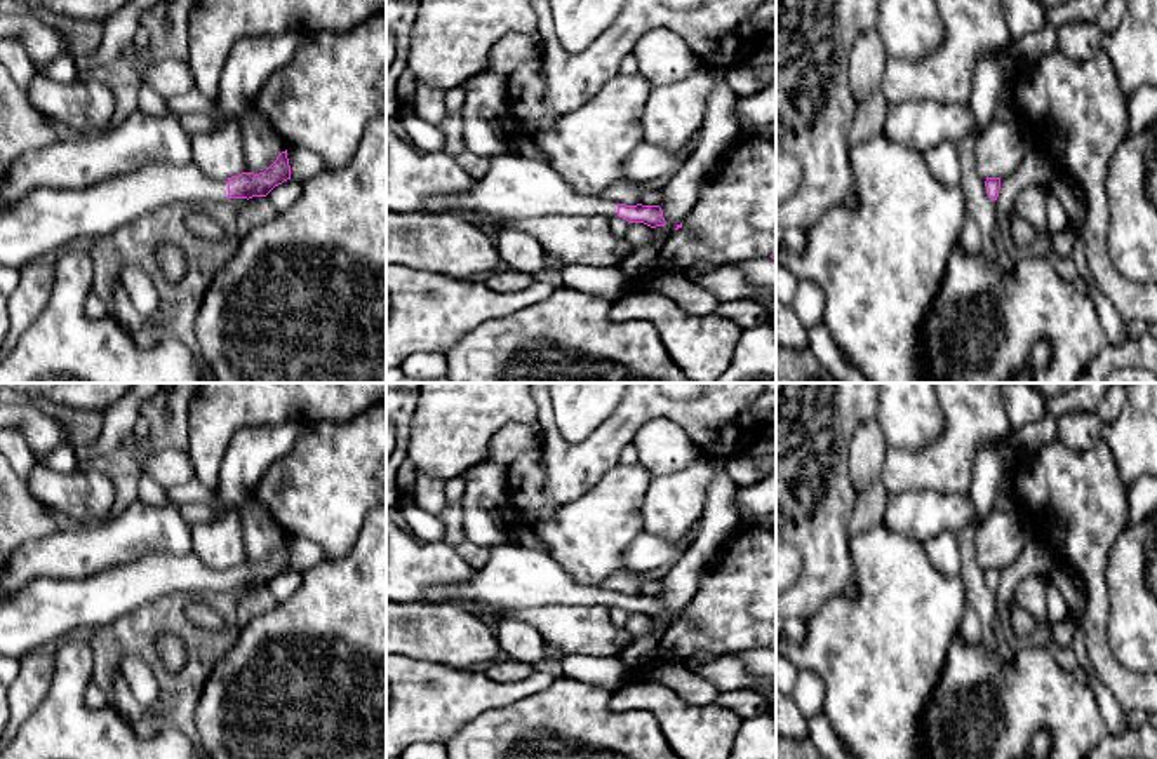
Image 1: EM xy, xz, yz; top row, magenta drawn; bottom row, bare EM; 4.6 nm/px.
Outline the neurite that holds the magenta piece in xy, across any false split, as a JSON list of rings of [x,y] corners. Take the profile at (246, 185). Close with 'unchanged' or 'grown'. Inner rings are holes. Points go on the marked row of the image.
[[[287,150],[259,174],[242,172],[238,176],[212,179],[205,176],[195,162],[188,165],[150,165],[134,174],[101,181],[80,190],[42,186],[28,191],[12,207],[0,209],[0,263],[23,266],[50,256],[68,244],[108,235],[143,214],[153,212],[176,202],[207,202],[221,198],[266,197],[275,186],[291,179]]]; grown

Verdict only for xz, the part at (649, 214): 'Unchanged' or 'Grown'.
Grown

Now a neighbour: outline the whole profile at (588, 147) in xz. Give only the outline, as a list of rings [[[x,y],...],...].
[[[539,56],[520,63],[506,77],[508,113],[522,127],[518,138],[531,139],[574,191],[600,197],[609,185],[625,179],[628,155],[644,143],[642,115],[649,92],[644,77],[618,73],[586,104],[569,113],[552,111],[545,104],[545,73]]]

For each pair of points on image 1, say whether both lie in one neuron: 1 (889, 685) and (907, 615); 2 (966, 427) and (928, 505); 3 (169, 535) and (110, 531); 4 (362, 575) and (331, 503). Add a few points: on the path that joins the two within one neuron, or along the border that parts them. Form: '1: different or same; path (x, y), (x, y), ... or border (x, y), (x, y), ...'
1: same; path (889, 667), (889, 646), (898, 632)
2: different; border (966, 493), (905, 490), (895, 495)
3: same; path (155, 533), (124, 533)
4: different; border (367, 514), (355, 544), (343, 556), (327, 563)

